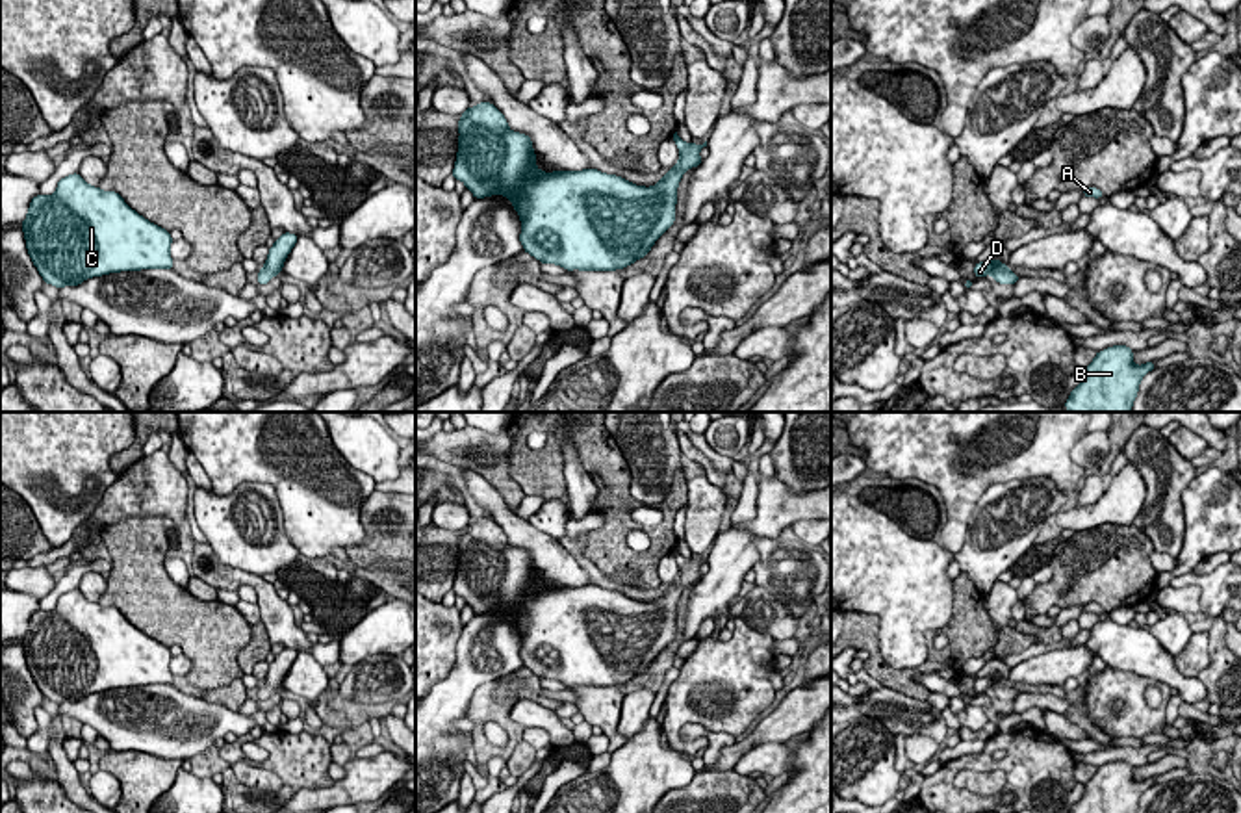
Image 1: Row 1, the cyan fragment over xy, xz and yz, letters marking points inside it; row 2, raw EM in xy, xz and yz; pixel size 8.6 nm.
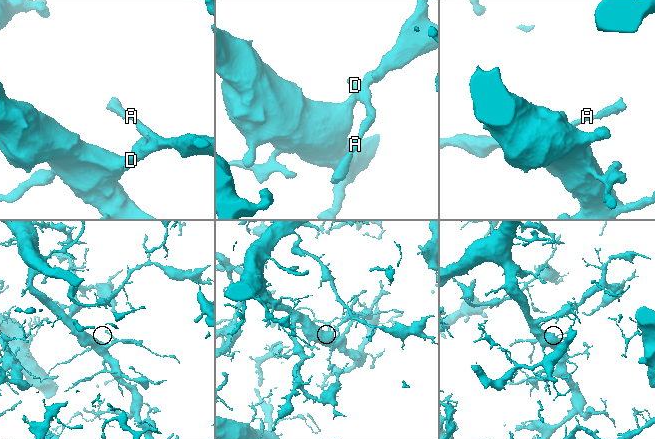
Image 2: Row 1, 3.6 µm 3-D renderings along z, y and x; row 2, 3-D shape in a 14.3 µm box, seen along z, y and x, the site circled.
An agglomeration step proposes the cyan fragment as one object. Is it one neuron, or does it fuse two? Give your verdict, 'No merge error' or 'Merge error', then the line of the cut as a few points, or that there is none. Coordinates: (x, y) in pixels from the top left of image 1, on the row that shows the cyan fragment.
No merge error. No split

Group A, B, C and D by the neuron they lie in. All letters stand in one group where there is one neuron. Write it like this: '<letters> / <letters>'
A B C D

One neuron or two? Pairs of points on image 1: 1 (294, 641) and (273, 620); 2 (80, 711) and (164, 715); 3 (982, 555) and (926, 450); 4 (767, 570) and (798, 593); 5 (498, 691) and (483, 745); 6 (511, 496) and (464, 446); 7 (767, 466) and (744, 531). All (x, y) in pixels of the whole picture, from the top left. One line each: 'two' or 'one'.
1: one
2: one
3: two
4: one
5: one
6: one
7: two

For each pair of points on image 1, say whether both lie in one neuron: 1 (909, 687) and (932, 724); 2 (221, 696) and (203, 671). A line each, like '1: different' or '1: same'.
1: different
2: different

